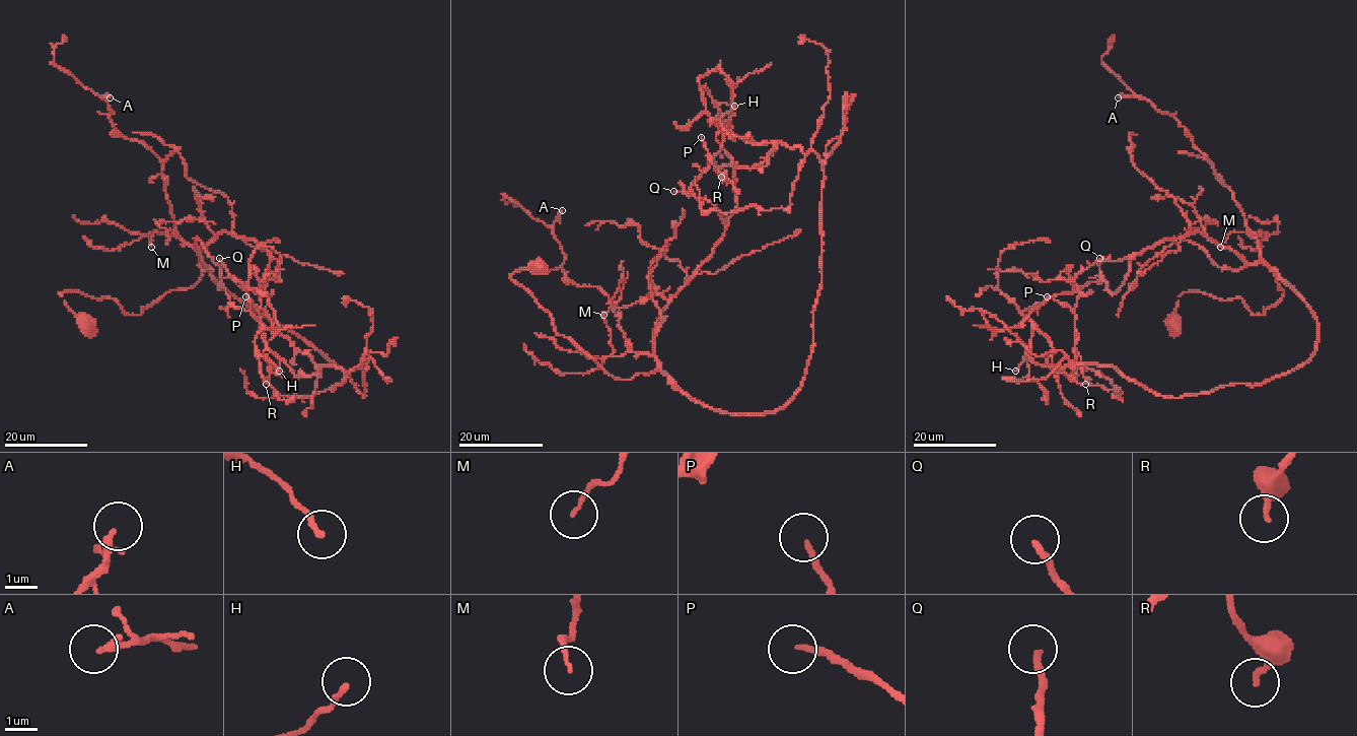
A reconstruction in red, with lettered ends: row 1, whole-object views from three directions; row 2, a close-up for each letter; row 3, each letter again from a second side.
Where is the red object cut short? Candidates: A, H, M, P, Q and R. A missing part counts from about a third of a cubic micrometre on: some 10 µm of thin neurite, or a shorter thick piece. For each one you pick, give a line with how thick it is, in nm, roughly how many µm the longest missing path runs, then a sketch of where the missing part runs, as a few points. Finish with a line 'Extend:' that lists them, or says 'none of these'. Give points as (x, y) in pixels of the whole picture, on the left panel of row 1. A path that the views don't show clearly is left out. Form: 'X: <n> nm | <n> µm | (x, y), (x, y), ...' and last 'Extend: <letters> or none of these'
Extend: none of these

